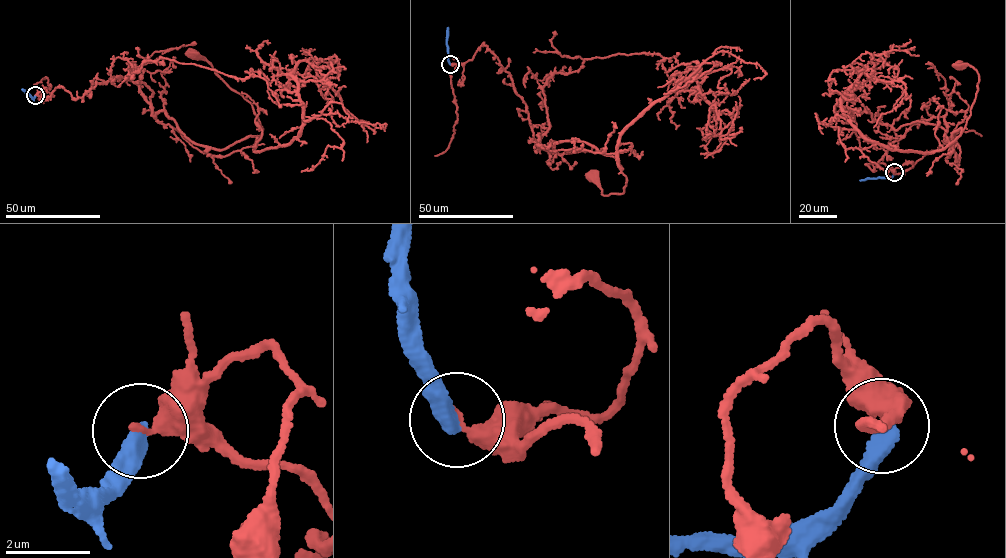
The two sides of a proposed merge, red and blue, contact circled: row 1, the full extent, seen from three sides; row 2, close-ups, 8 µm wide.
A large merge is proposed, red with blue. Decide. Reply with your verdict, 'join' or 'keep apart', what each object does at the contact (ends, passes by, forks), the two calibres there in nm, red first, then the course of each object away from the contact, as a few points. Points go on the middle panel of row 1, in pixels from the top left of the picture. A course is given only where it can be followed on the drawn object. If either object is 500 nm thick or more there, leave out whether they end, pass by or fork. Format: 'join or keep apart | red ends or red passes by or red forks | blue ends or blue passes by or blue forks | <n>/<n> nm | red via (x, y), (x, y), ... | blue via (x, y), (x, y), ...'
keep apart | red ends | blue ends | 400/480 nm | red via (450, 64), (487, 46), (534, 139), (611, 155), (624, 191), (606, 196), (591, 175) | blue via (450, 64), (448, 27)

